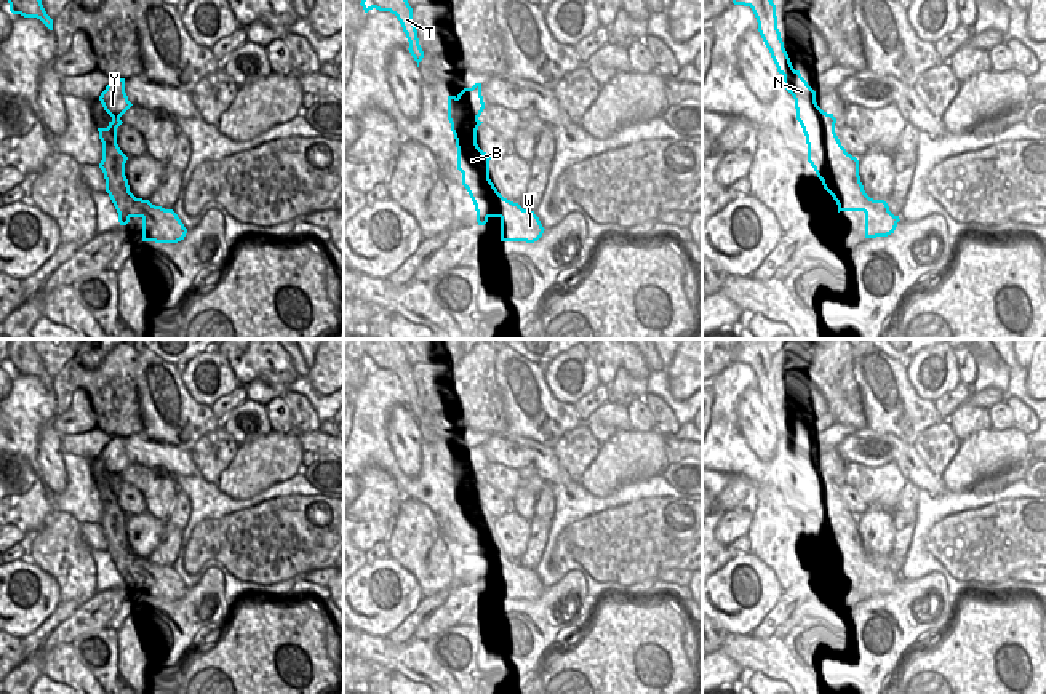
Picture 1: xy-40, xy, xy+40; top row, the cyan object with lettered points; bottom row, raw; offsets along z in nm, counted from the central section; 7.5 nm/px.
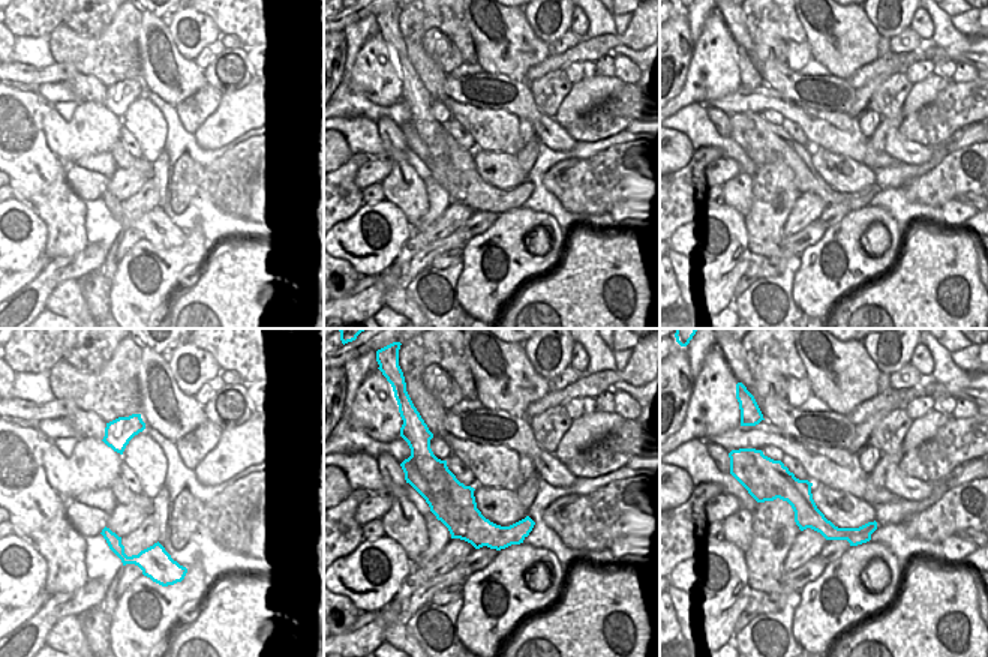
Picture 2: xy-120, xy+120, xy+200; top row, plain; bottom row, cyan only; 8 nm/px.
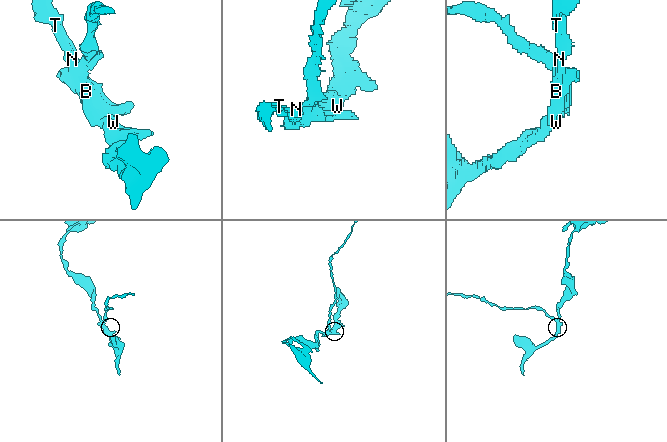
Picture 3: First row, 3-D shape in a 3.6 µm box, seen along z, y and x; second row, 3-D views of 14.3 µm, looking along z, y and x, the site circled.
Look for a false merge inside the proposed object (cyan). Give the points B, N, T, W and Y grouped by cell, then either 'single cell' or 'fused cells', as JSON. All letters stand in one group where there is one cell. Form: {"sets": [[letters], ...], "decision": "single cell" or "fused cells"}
{"sets": [["B", "N", "T", "W"], ["Y"]], "decision": "fused cells"}

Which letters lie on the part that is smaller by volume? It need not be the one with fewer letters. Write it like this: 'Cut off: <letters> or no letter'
Cut off: Y

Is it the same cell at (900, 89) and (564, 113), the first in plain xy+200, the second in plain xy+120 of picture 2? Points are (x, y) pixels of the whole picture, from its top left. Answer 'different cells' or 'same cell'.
different cells

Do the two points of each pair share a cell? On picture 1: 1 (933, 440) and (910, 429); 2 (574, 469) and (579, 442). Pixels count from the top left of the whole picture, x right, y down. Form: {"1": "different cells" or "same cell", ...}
{"1": "different cells", "2": "same cell"}

